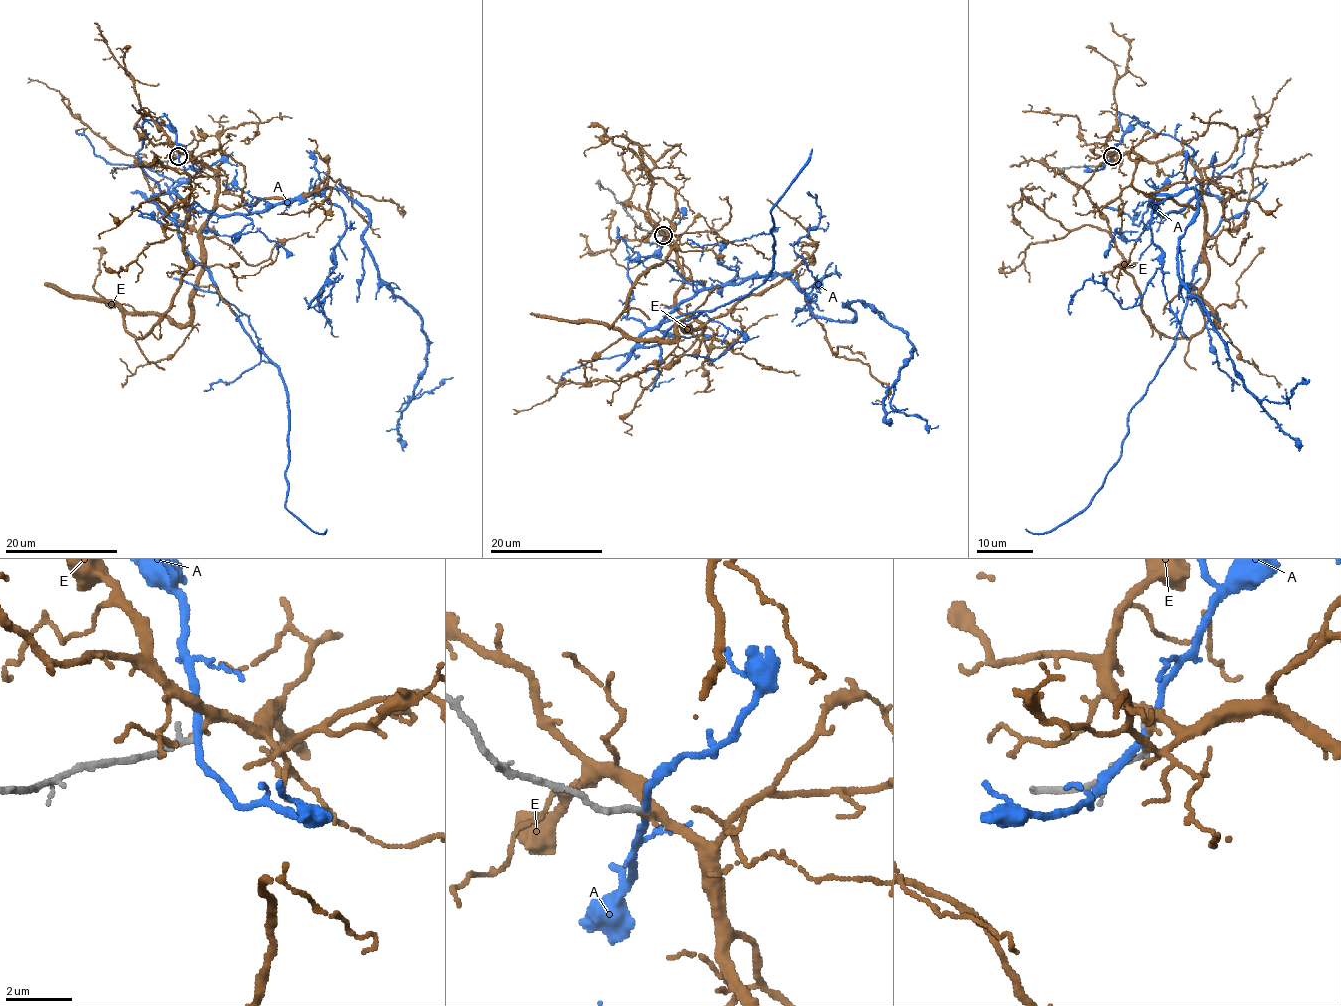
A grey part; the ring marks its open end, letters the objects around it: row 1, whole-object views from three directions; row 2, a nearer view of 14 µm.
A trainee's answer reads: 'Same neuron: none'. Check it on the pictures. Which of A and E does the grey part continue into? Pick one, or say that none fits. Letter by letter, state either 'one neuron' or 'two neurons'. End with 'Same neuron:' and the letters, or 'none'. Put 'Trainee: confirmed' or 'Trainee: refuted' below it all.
A: two neurons
E: one neuron
Same neuron: E
Trainee: refuted

